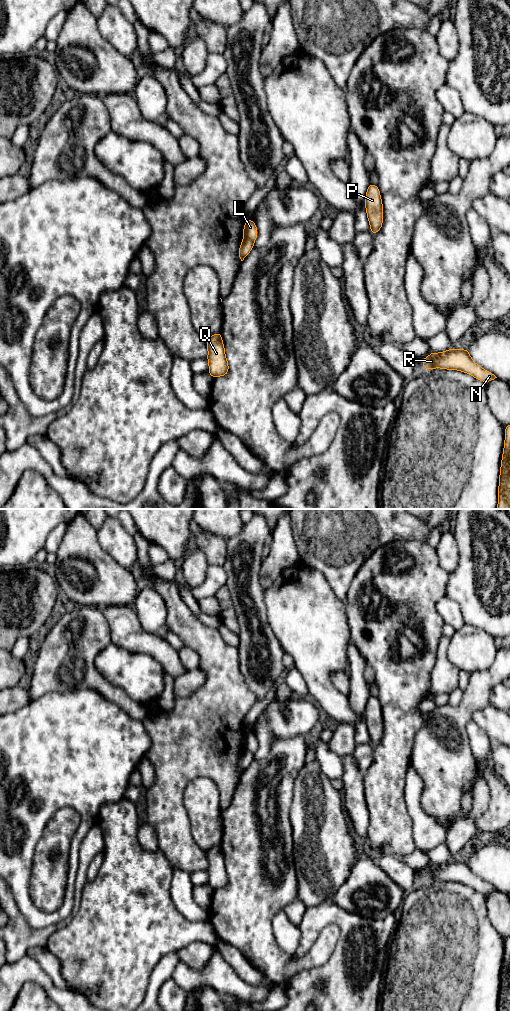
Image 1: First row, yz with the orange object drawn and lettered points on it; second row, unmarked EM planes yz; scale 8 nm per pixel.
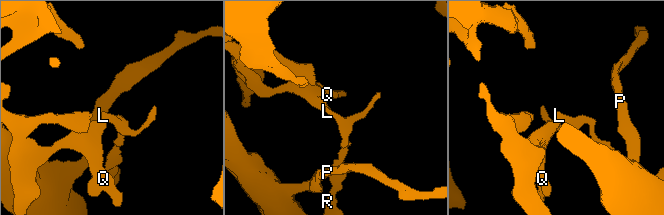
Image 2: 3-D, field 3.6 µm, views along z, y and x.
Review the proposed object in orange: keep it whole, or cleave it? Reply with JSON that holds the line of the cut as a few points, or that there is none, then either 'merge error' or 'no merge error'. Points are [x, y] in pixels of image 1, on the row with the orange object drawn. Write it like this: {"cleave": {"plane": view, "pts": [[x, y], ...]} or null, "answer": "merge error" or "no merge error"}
{"cleave": {"plane": "yz", "pts": [[244, 236], [253, 242]]}, "answer": "merge error"}

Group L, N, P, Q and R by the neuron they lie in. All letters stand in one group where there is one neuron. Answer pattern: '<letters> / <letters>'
L N R / P Q

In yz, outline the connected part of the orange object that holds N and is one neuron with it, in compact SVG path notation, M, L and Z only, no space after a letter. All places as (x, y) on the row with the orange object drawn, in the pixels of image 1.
M453 348L441 353L431 352L426 359L420 358L426 371L433 368L459 370L487 383L497 378L493 373L477 365L471 358L468 349Z

